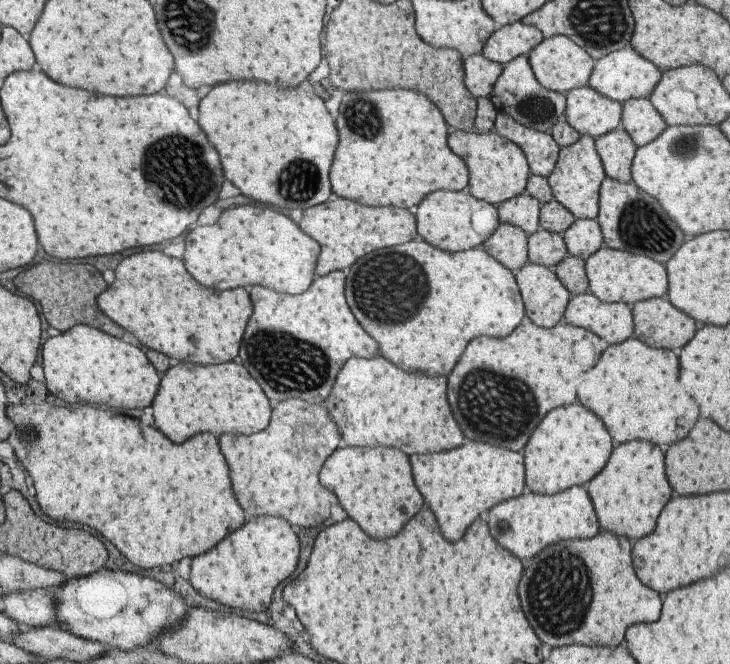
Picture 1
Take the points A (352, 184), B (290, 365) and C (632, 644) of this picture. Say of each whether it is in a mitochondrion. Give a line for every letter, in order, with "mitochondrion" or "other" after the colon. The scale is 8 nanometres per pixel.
A: other
B: mitochondrion
C: other

